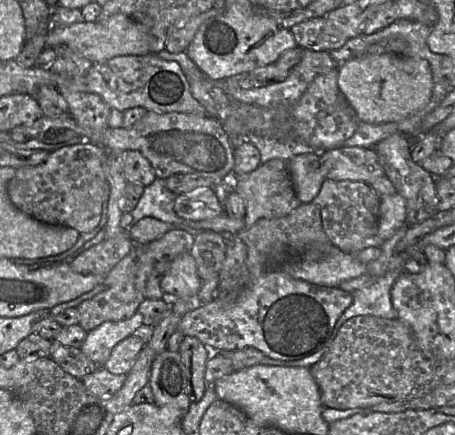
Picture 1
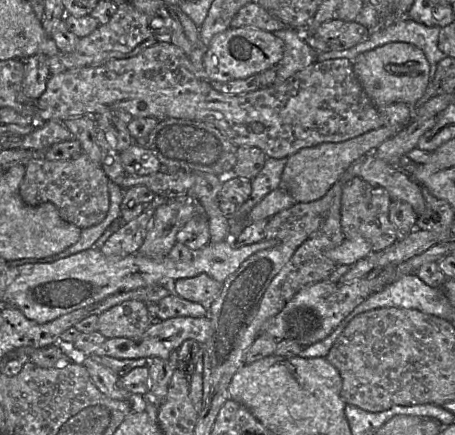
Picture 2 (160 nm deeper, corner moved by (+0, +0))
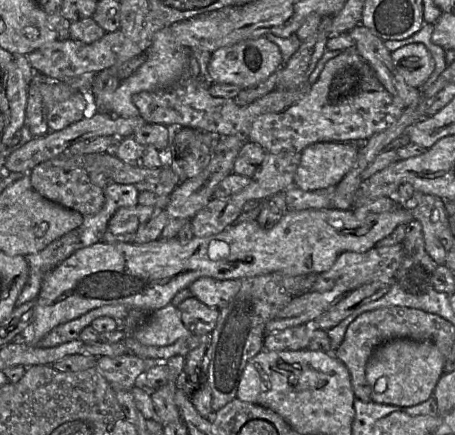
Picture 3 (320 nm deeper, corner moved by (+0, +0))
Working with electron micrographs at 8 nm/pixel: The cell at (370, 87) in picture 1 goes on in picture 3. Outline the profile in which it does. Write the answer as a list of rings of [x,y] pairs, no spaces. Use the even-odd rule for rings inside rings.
[[[411,43],[391,52],[393,64],[404,82],[420,87],[434,71],[435,63],[423,43]]]

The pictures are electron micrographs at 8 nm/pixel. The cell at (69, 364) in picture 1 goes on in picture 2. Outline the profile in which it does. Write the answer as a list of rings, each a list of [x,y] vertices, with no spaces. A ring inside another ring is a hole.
[[[86,356],[82,365],[87,369],[93,383],[103,394],[111,399],[131,402],[133,394],[123,388],[120,376],[115,371],[100,364],[91,356]]]

